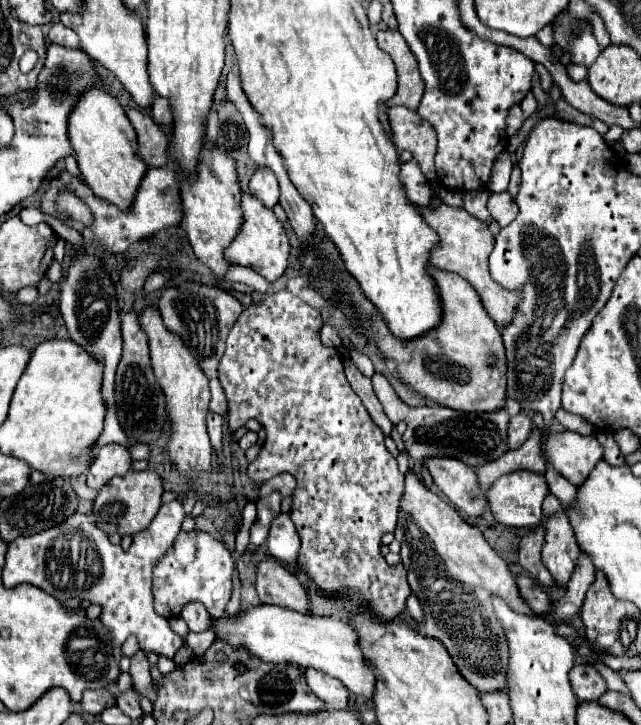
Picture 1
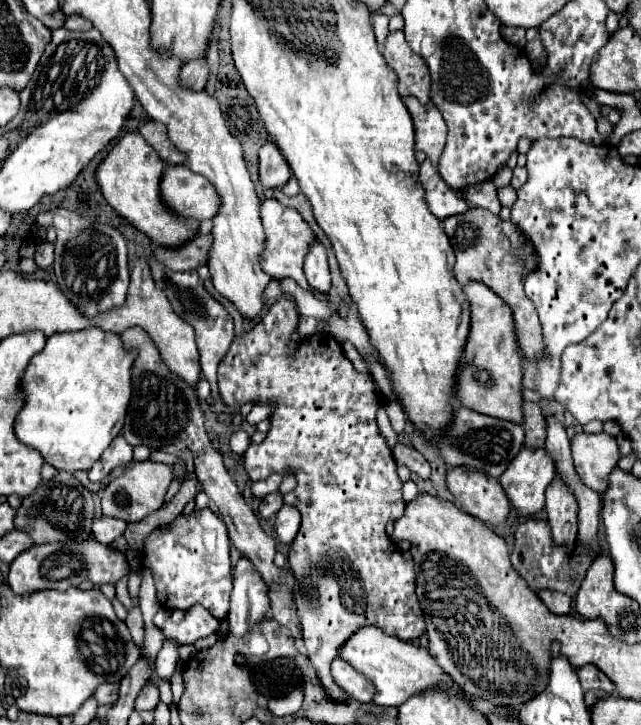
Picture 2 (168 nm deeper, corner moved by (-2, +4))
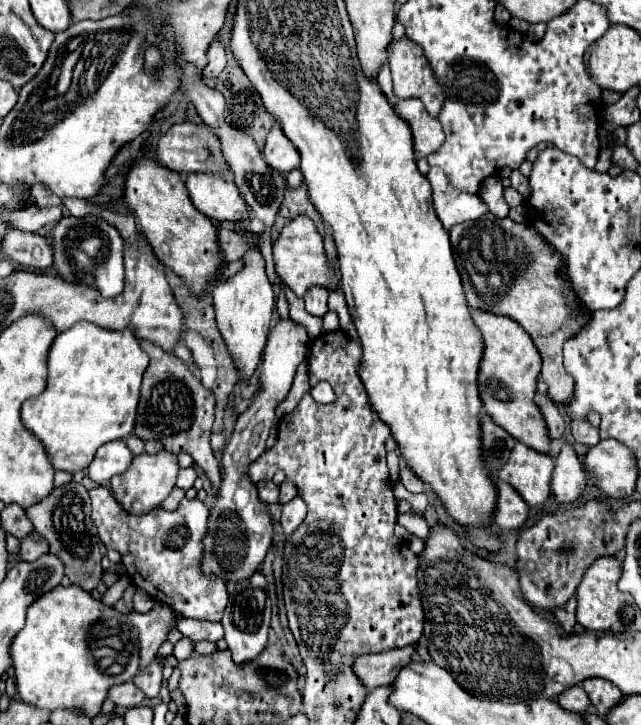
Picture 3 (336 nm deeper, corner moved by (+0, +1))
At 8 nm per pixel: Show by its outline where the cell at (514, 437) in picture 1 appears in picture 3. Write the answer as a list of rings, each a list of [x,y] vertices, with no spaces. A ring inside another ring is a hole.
[[[535,395],[535,403],[537,403],[537,407],[543,415],[549,437],[559,439],[565,431],[565,421],[563,421],[563,415],[561,415],[559,407],[555,403],[551,403],[551,399],[547,395]]]

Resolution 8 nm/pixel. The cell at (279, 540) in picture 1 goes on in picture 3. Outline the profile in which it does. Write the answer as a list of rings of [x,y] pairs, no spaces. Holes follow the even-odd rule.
[[[301,497],[291,499],[289,503],[283,505],[283,513],[281,513],[281,527],[285,535],[293,535],[293,531],[297,531],[297,527],[303,523],[307,513],[307,507],[303,503]]]

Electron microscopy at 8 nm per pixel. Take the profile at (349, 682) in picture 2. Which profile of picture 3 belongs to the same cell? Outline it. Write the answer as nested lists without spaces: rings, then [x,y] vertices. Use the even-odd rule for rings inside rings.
[[[415,645],[385,651],[385,653],[361,655],[355,659],[351,667],[357,679],[363,683],[363,687],[367,687],[367,691],[373,691],[375,687],[389,685],[391,679],[397,677],[399,669],[411,661],[413,651],[415,651]]]

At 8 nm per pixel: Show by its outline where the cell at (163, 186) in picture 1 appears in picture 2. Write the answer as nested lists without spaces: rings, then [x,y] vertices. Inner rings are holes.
[[[185,164],[169,166],[161,180],[161,196],[173,212],[185,218],[209,220],[221,208],[221,196],[205,176],[195,174]]]

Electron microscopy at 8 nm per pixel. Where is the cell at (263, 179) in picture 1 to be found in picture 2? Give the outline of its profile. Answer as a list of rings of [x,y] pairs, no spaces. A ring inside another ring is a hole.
[[[267,142],[259,150],[259,176],[263,188],[281,188],[291,178],[289,164],[275,142]]]

